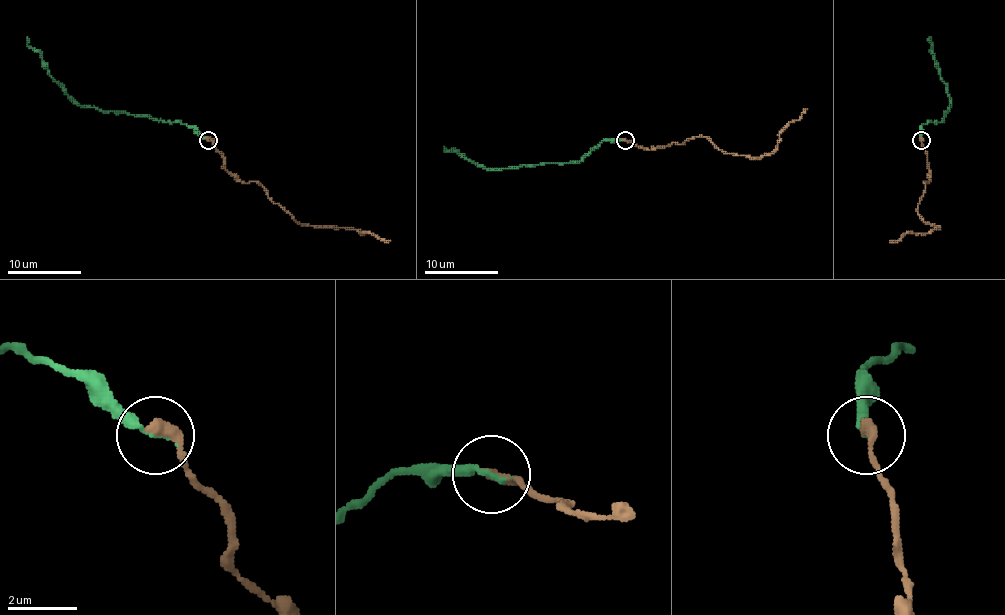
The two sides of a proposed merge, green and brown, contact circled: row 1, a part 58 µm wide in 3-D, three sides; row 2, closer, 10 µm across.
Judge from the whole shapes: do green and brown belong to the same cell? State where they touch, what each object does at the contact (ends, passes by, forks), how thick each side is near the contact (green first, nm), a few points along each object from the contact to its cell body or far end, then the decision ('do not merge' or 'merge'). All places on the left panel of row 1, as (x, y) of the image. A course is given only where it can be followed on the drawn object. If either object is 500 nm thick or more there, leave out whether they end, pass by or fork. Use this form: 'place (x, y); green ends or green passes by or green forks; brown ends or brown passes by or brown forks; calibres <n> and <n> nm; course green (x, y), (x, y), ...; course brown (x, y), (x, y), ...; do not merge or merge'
place (208, 140); green ends; brown ends; calibres 220 and 360 nm; course green (208, 140), (186, 126), (79, 105), (49, 74), (42, 55), (27, 44), (27, 37); course brown (208, 140), (229, 172), (246, 183), (259, 183), (297, 222), (351, 228), (390, 241); merge

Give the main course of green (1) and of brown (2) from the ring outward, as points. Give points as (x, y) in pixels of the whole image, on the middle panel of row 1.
1: (625, 140), (603, 140), (579, 161), (496, 168), (477, 166), (444, 148)
2: (625, 140), (646, 150), (707, 137), (727, 153), (768, 155), (776, 148), (779, 133), (807, 109)

